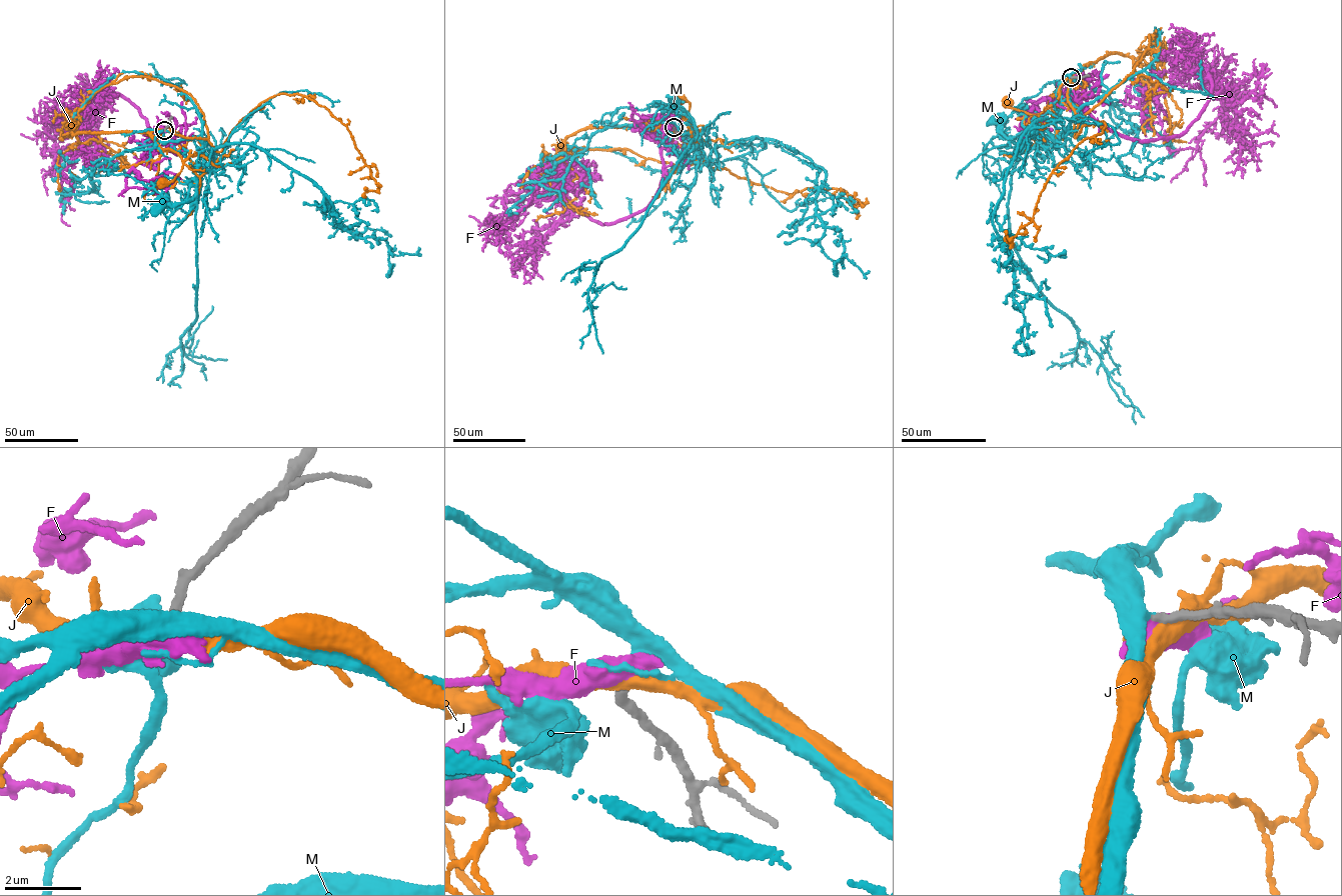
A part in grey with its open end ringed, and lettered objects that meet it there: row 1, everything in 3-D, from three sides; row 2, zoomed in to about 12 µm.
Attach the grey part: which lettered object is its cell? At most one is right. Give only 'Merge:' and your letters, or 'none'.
Merge: M

